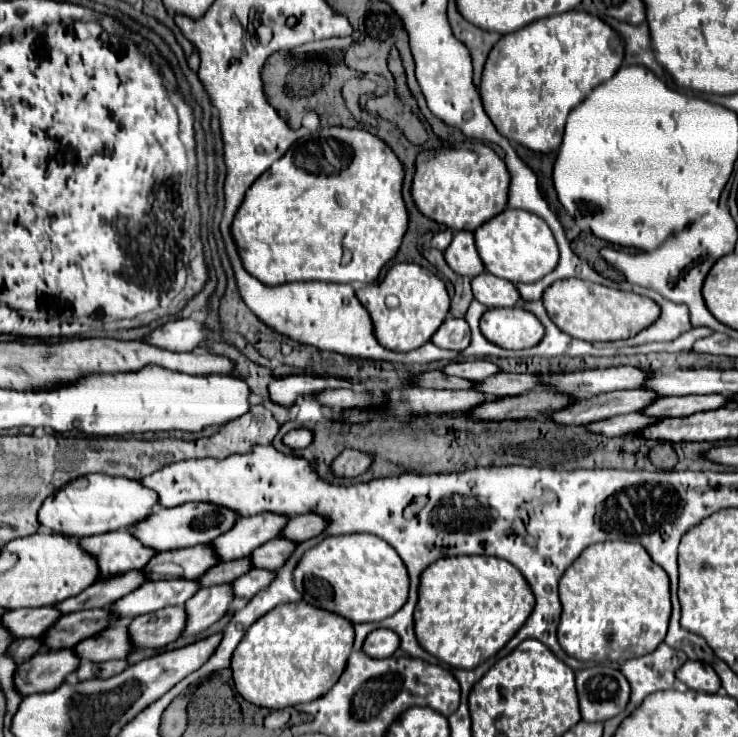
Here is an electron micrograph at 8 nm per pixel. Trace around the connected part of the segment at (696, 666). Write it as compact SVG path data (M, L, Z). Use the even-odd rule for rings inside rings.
M687 660L677 670L677 678L685 682L691 690L699 690L699 692L717 692L721 688L719 676L715 674L713 666L699 660Z

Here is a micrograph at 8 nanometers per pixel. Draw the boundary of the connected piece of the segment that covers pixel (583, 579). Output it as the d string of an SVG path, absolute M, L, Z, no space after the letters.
M613 540L613 542L601 542L589 546L565 570L563 578L559 580L559 598L561 598L563 614L561 614L557 638L561 648L577 660L625 662L627 658L651 654L651 650L655 650L665 640L669 616L671 616L669 576L659 564L651 560L649 552L641 544Z

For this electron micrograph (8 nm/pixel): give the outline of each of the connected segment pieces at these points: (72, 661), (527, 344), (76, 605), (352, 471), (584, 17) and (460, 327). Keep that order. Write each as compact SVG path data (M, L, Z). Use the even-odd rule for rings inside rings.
M47 648L17 666L15 686L23 696L55 690L67 674L79 668L81 658L73 648Z
M489 308L481 318L483 336L507 350L533 348L541 342L543 324L523 308Z
M127 570L125 574L115 574L111 578L103 578L103 582L95 582L95 586L89 586L87 590L83 590L83 594L77 594L67 602L61 602L57 608L63 610L63 614L85 608L107 608L109 604L117 602L131 590L137 590L145 582L147 576L143 574L143 570Z
M343 450L331 464L333 472L337 476L345 476L345 478L353 478L359 476L363 472L369 470L369 466L373 464L373 456L361 450Z
M571 10L537 20L523 30L505 34L493 46L479 88L483 106L505 138L533 152L557 152L567 114L585 100L595 86L609 80L621 68L623 58L623 38L595 16Z
M447 318L441 328L437 330L437 334L431 338L431 342L439 348L445 348L445 350L465 350L469 346L469 340L471 340L471 334L469 334L469 326L463 318Z

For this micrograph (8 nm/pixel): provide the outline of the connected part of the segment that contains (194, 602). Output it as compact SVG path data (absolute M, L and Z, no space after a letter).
M217 584L217 586L201 588L199 594L195 594L191 598L191 602L185 602L187 630L183 630L183 638L195 636L195 634L207 630L217 620L221 620L227 614L233 598L235 598L235 594L233 594L231 584Z

